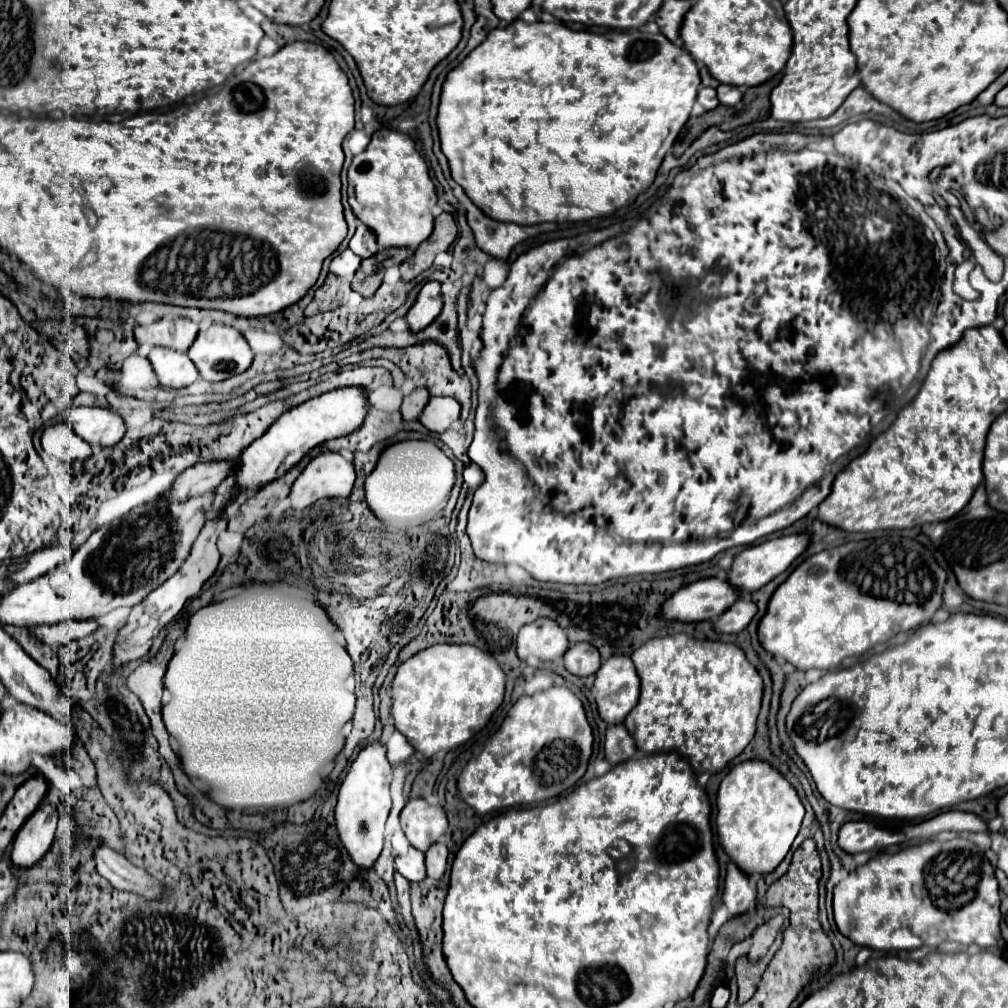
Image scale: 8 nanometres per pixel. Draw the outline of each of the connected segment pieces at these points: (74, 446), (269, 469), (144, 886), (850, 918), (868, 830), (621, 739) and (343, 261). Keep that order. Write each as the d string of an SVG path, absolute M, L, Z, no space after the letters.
M59 422L55 426L45 428L41 444L49 456L55 456L63 462L87 460L93 454L91 446L73 432L69 422Z
M339 388L291 408L241 454L241 466L237 466L237 474L233 474L233 486L245 486L247 492L251 486L265 486L281 478L311 448L323 444L325 440L339 438L357 430L363 422L365 408L367 400L361 388Z
M99 846L93 850L93 860L97 864L97 872L111 882L111 886L119 890L131 890L131 892L141 892L143 896L161 898L159 884L155 878L151 878L145 870L133 866L131 862L125 860L125 856L117 854L111 848Z
M955 838L949 842L925 842L903 848L895 854L877 854L867 864L849 872L833 890L833 916L839 932L859 946L873 950L915 950L921 946L935 948L945 940L959 944L977 944L993 948L1001 940L999 932L999 886L993 866L985 854L969 840Z
M847 822L839 830L837 844L843 852L847 854L857 854L857 852L871 852L885 848L889 844L899 844L901 836L893 834L889 830L877 828L871 822Z
M623 724L607 728L603 750L605 750L605 758L609 760L611 766L627 762L627 760L637 756L635 742L633 742L633 738L629 736L629 732L627 732L627 728Z
M345 250L345 252L341 252L339 256L333 258L333 262L331 262L331 272L333 272L335 276L351 278L351 276L357 272L359 264L361 264L361 258L355 256L351 250Z

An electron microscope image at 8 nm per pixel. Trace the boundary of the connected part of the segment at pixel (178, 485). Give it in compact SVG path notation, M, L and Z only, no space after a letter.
M199 462L181 472L171 488L163 492L161 500L167 504L185 502L197 494L215 492L231 476L233 464L235 462Z

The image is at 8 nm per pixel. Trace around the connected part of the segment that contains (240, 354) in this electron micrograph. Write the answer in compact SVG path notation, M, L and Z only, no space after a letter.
M211 326L209 330L199 332L187 354L193 360L193 364L197 366L199 376L207 382L221 382L231 376L237 376L237 374L245 372L253 360L253 352L245 340L245 336L237 328L231 328L231 326Z

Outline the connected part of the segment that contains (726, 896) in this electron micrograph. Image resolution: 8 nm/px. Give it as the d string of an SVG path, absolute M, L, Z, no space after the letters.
M729 864L723 884L723 896L721 896L723 906L729 910L729 918L745 914L753 898L755 898L755 888L751 880L737 866Z

